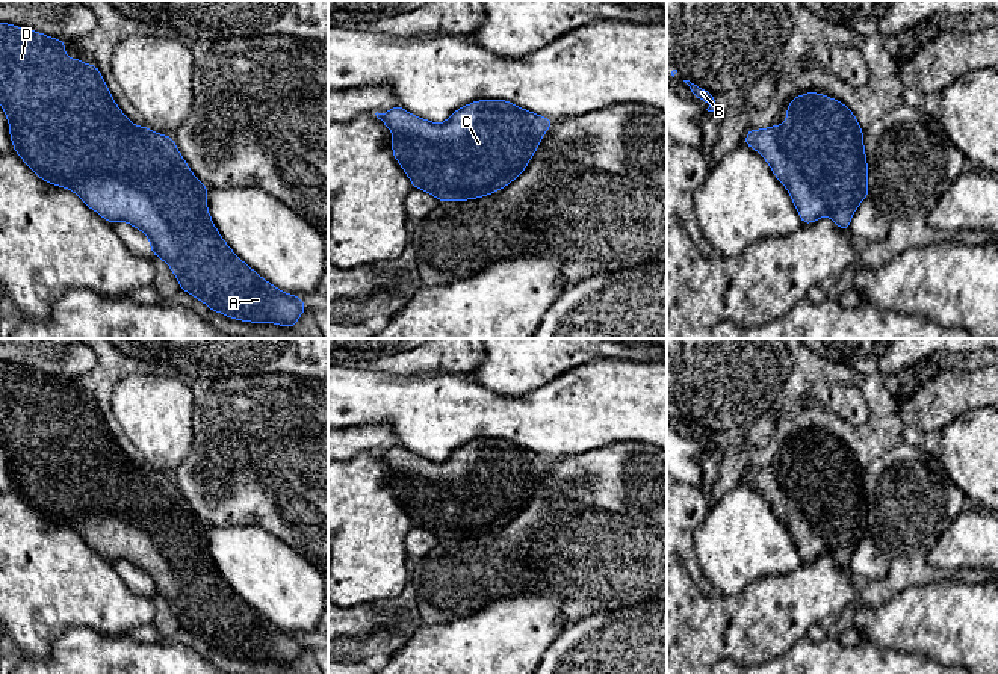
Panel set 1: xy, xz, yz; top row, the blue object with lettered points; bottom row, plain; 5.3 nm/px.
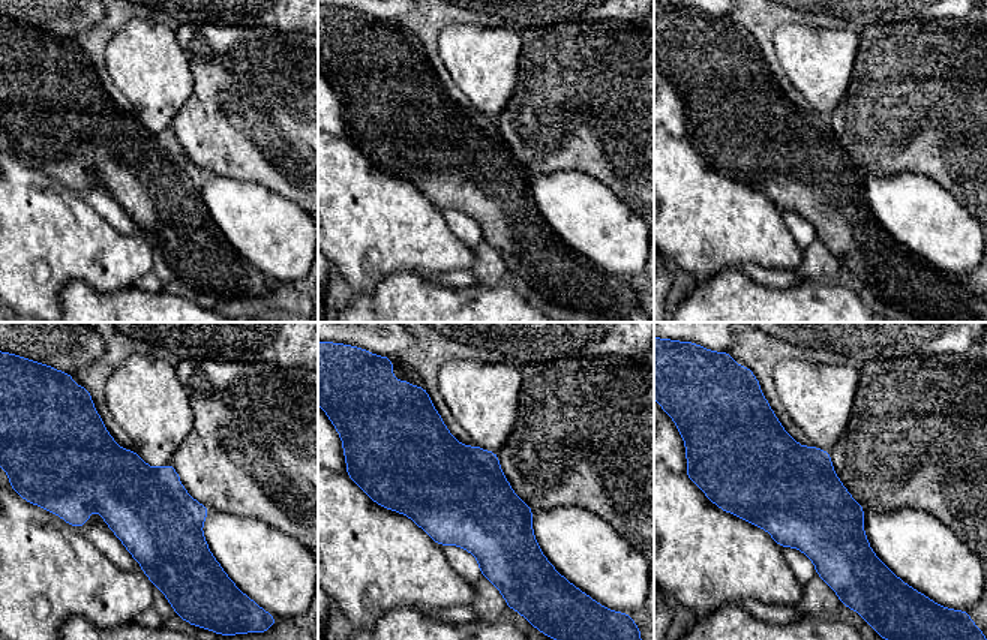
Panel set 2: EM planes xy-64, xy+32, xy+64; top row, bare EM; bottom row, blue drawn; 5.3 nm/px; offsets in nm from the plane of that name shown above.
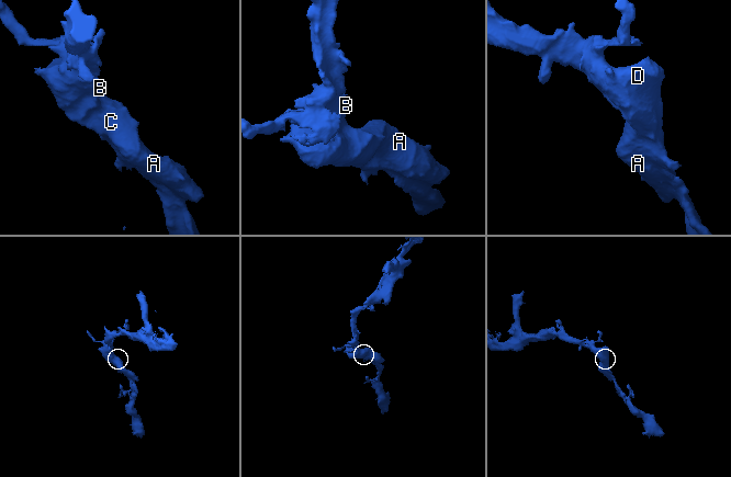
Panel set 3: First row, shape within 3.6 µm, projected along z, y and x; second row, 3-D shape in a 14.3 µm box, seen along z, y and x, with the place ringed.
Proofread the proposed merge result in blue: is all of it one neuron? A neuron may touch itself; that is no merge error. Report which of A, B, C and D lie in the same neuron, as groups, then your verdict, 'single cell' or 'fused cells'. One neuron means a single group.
groups A B C D; single cell

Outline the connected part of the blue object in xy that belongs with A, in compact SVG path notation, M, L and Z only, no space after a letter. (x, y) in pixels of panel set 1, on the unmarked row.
M0 361L0 444L9 459L14 490L24 502L45 521L79 533L109 562L124 559L145 571L151 592L172 608L181 629L227 656L295 668L301 653L308 648L302 636L281 630L231 589L207 549L209 526L192 512L174 476L132 462L116 444L98 405L65 396L65 379Z

